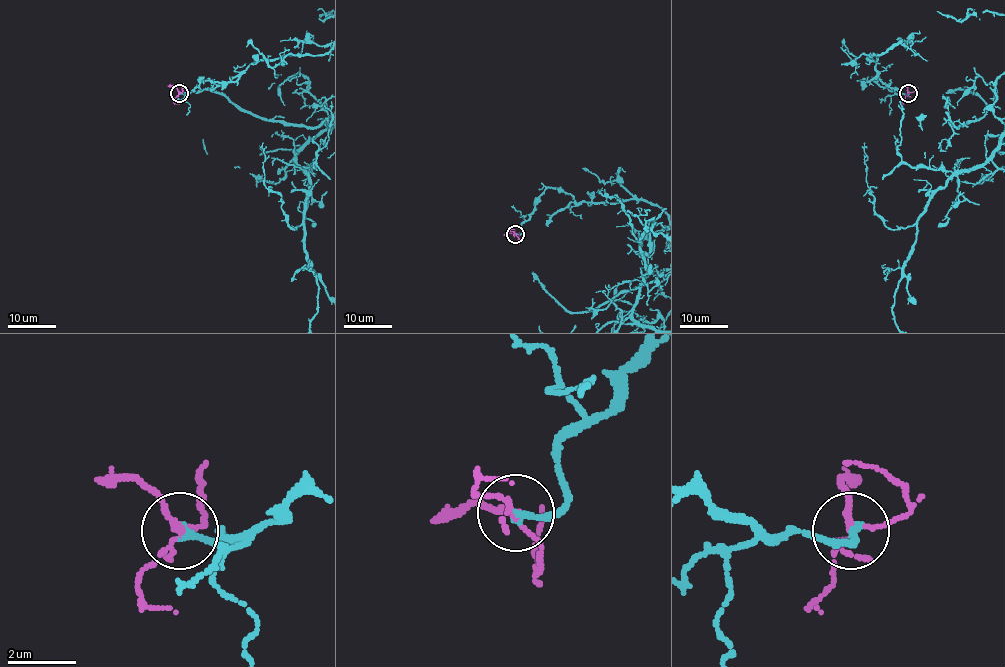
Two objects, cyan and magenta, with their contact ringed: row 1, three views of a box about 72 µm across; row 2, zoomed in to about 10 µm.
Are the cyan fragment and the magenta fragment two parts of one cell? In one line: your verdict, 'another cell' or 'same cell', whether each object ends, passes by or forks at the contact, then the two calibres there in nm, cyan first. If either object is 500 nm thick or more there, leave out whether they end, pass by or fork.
same cell | cyan ends | magenta forks | 200/160 nm

